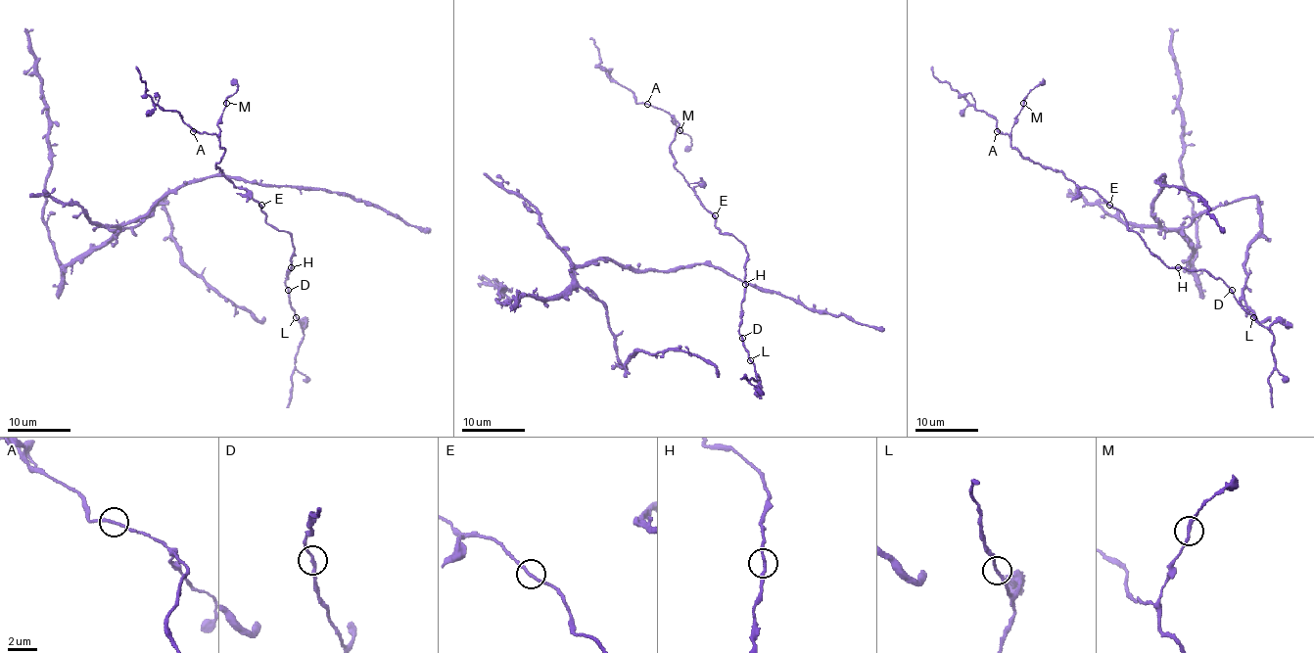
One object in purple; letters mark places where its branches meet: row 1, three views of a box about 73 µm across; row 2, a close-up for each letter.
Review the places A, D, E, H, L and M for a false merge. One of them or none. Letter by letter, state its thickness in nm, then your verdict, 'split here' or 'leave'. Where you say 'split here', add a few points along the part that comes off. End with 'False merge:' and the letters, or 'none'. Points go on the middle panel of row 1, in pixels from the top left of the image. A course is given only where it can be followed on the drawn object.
A: calibre 220 nm; leave
D: calibre 200 nm; leave
E: calibre 240 nm; leave
H: calibre 200 nm; leave
L: calibre 200 nm; leave
M: calibre 220 nm; leave
False merge: none

